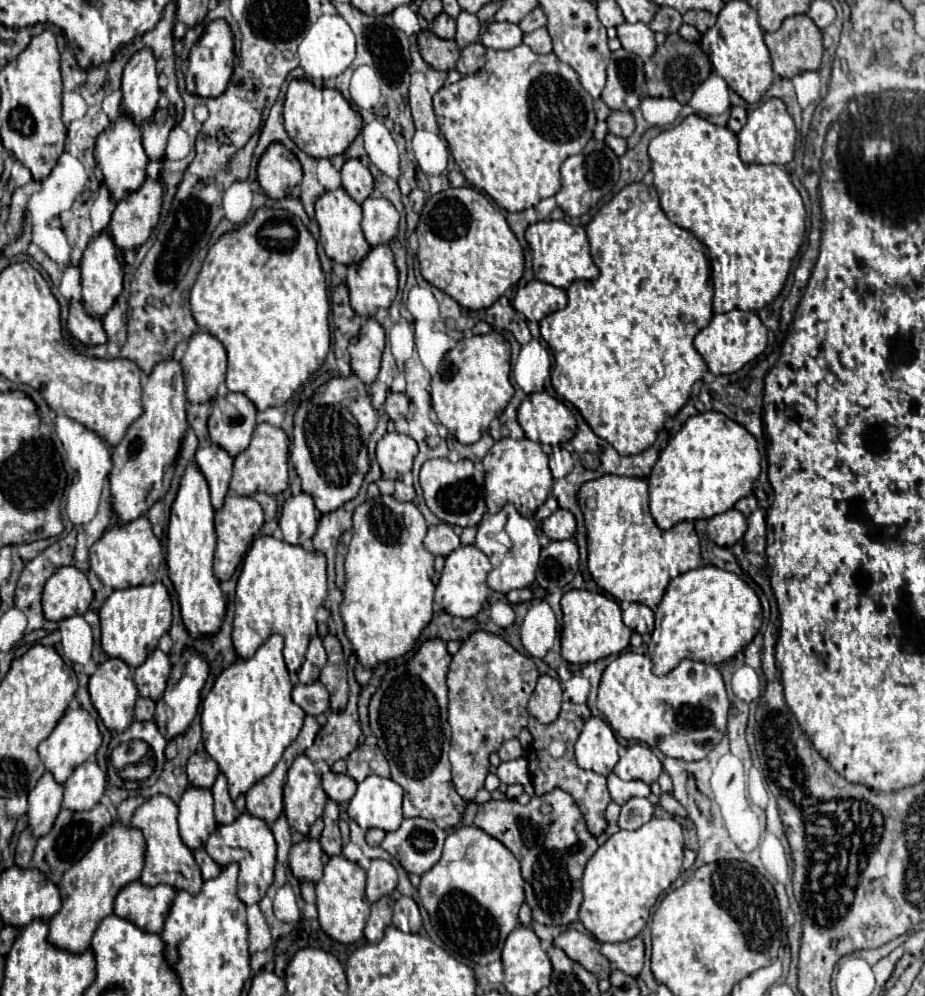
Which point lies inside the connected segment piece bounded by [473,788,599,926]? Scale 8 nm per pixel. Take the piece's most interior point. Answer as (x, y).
(547, 845)

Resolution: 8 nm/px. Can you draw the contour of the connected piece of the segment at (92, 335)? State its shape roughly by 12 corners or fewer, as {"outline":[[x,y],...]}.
{"outline":[[71,304],[67,328],[87,346],[107,344],[103,320]]}

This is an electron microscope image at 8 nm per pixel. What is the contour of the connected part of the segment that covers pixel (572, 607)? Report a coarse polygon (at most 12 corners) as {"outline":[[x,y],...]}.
{"outline":[[561,598],[561,656],[589,664],[629,646],[613,598]]}

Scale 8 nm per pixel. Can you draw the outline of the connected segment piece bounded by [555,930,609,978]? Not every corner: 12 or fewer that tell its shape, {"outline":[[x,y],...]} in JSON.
{"outline":[[577,930],[555,938],[571,960],[597,978],[609,978],[599,942]]}

